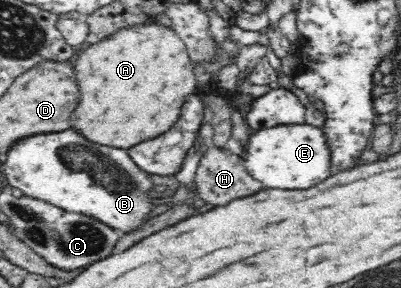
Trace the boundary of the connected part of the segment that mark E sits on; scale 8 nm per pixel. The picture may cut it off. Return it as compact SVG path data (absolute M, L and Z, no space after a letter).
M307 123L266 128L251 132L246 146L244 165L249 174L263 187L283 190L305 190L329 178L331 160L326 146L325 133Z

